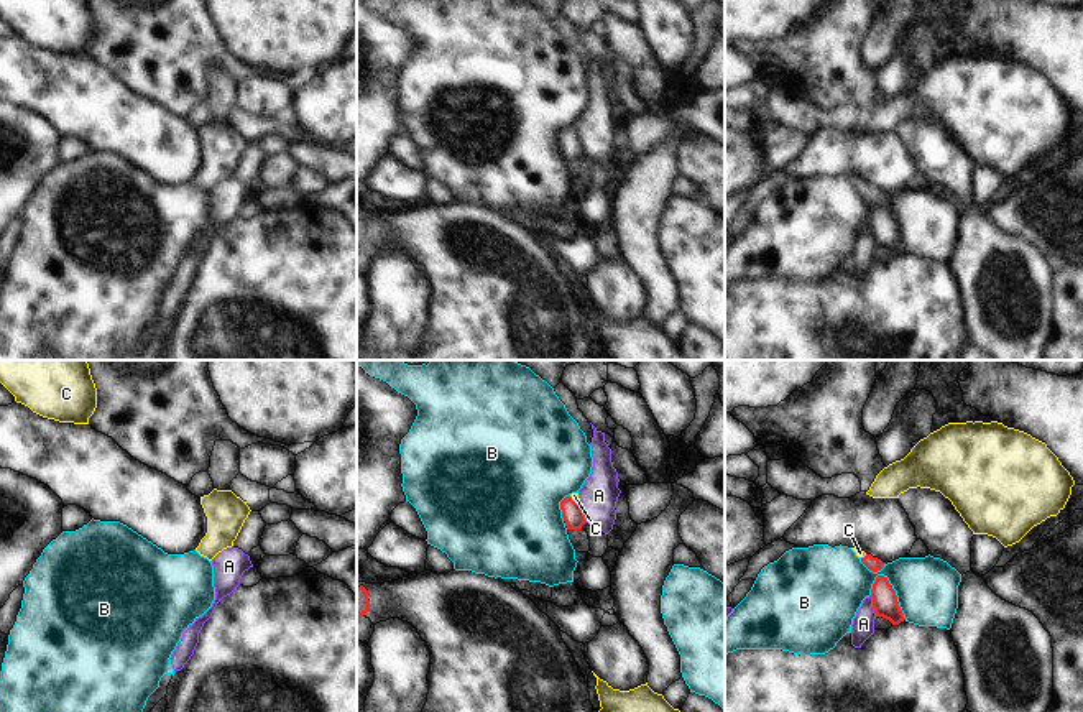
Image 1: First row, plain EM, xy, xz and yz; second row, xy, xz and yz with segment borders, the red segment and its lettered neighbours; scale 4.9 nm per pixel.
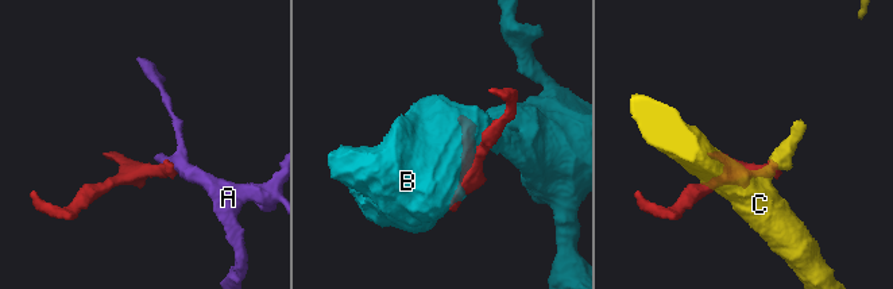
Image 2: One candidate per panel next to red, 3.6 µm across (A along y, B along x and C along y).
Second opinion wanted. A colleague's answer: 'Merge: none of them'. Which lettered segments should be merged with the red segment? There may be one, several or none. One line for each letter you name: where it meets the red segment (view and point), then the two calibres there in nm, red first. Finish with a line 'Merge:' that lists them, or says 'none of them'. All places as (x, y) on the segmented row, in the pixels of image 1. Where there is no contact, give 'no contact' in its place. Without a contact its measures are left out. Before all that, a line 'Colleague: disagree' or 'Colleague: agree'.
Colleague: disagree
C: contact xz (572, 500); calibres 110 and 30 nm
Merge: C

